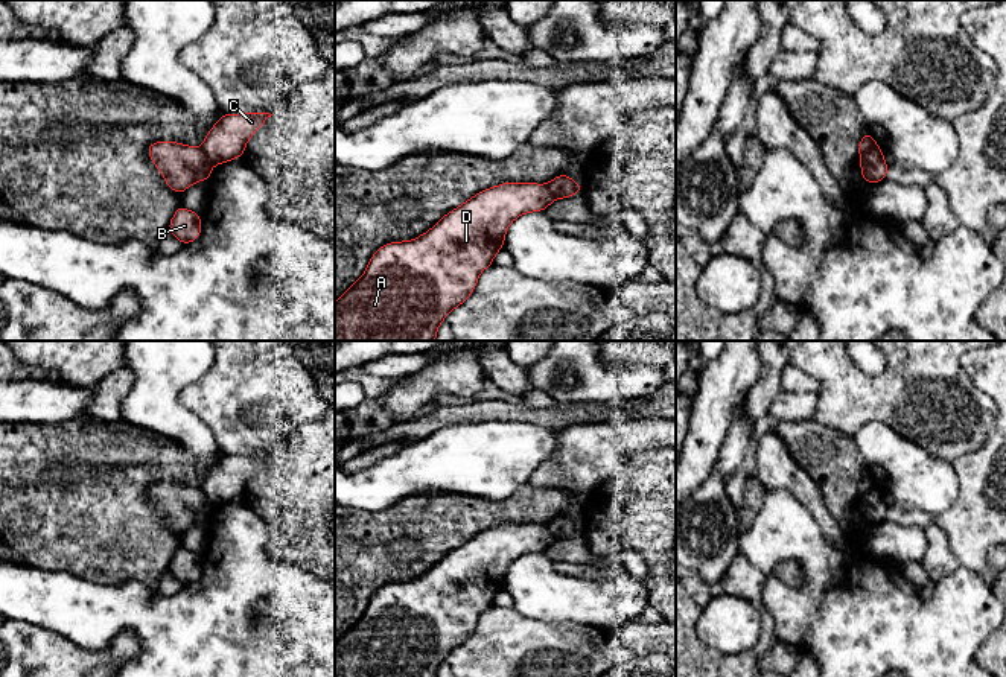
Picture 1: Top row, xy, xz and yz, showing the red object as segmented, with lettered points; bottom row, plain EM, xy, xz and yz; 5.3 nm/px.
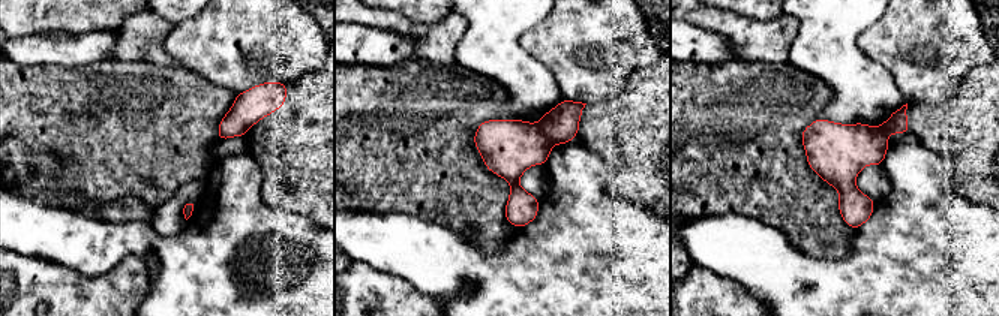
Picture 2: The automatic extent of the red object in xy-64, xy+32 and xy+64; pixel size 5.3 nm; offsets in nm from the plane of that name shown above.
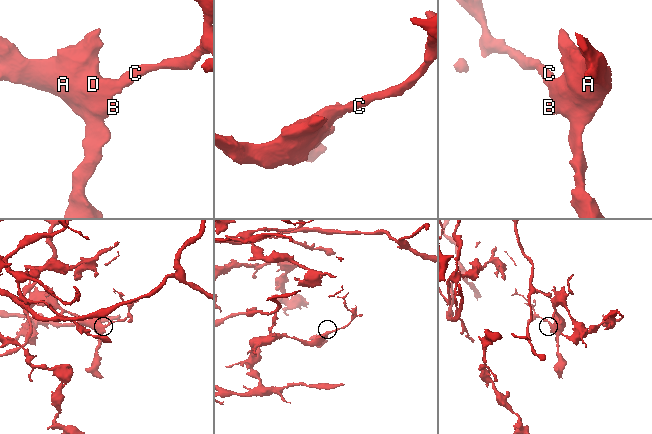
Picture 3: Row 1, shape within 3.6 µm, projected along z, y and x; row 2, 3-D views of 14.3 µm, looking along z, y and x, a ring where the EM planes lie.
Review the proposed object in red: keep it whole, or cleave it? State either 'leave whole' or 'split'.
split

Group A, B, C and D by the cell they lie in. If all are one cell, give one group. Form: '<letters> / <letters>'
A B D / C

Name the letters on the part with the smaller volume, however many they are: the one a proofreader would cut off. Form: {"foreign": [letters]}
{"foreign": ["C"]}

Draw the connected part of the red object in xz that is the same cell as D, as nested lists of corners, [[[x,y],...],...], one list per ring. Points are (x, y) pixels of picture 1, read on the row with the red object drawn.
[[[504,183],[476,193],[422,236],[382,245],[371,256],[362,277],[335,301],[335,341],[435,341],[443,319],[472,295],[479,274],[504,248],[510,224],[524,213],[543,211],[554,199],[546,184]]]

